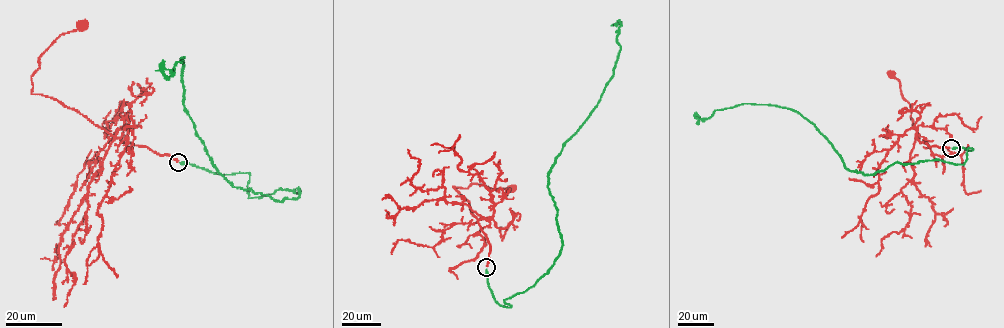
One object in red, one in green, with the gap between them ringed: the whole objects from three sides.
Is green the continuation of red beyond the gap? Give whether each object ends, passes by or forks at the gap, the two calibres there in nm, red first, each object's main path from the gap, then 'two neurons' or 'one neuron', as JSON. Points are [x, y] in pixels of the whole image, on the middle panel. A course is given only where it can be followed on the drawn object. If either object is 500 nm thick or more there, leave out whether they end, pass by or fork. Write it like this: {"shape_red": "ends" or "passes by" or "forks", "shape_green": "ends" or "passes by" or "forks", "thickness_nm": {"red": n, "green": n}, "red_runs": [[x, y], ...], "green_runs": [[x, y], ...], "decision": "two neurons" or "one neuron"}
{"shape_red": "ends", "shape_green": "ends", "thickness_nm": {"red": 240, "green": 280}, "red_runs": [[486, 266], [490, 244], [468, 201], [453, 187], [466, 188], [473, 183], [493, 189], [511, 188]], "green_runs": [[486, 269], [495, 300], [510, 307], [504, 300], [532, 287], [558, 256], [549, 173], [612, 76], [616, 25]], "decision": "one neuron"}

